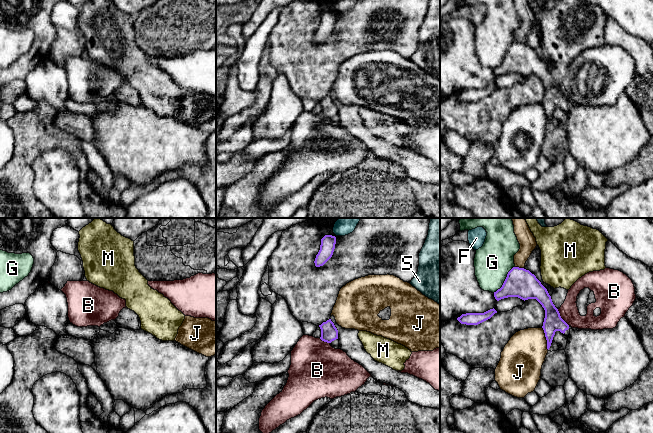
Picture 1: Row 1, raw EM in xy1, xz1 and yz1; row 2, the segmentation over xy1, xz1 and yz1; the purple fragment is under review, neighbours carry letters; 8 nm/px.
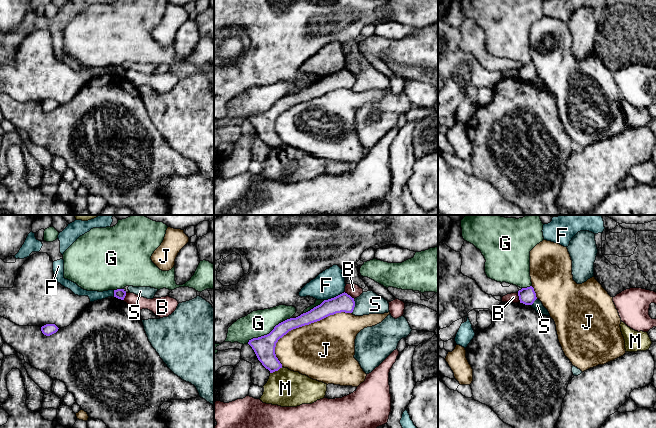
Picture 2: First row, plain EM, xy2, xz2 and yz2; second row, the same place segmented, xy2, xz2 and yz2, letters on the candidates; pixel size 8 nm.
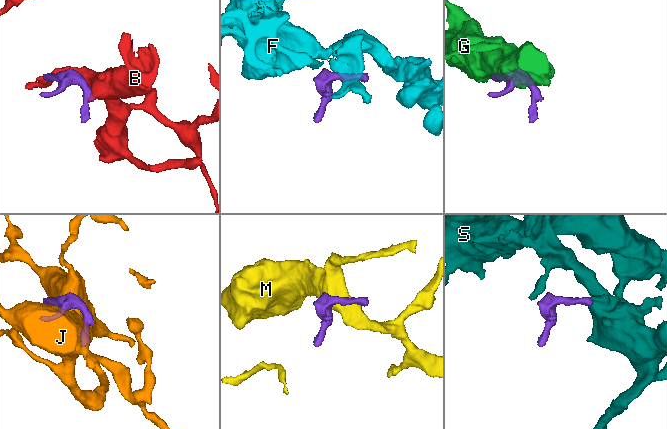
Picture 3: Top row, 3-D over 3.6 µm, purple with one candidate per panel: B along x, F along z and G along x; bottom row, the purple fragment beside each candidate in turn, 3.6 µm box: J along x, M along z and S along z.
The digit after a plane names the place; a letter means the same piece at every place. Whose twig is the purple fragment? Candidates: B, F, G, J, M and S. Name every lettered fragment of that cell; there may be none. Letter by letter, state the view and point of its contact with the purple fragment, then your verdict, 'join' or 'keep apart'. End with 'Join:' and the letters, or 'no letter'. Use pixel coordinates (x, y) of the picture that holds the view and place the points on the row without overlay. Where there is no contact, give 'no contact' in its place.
B: yz1 (560, 93) | keep apart
F: xz2 (334, 73) | keep apart
G: xz2 (269, 109) | keep apart
J: xz2 (301, 102) | keep apart
M: xz2 (276, 146) | keep apart
S: xz2 (354, 82) | keep apart
Join: no letter

